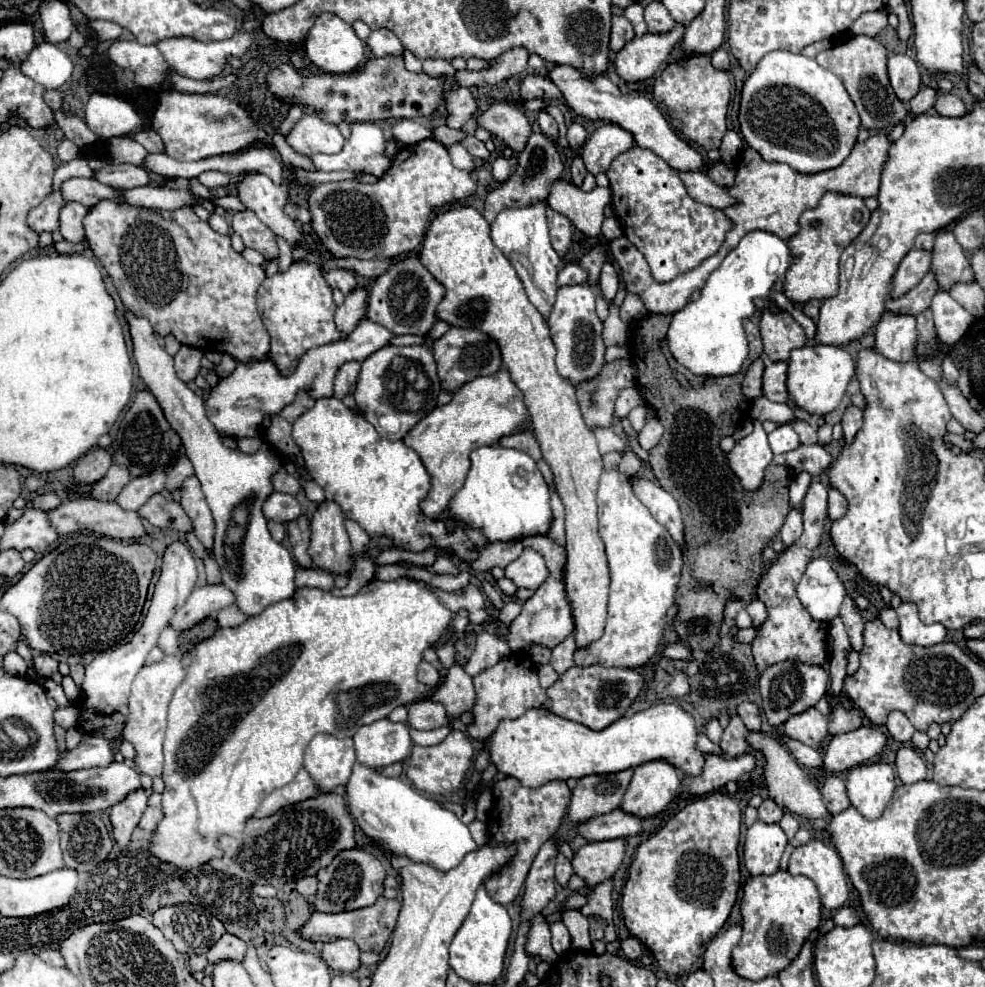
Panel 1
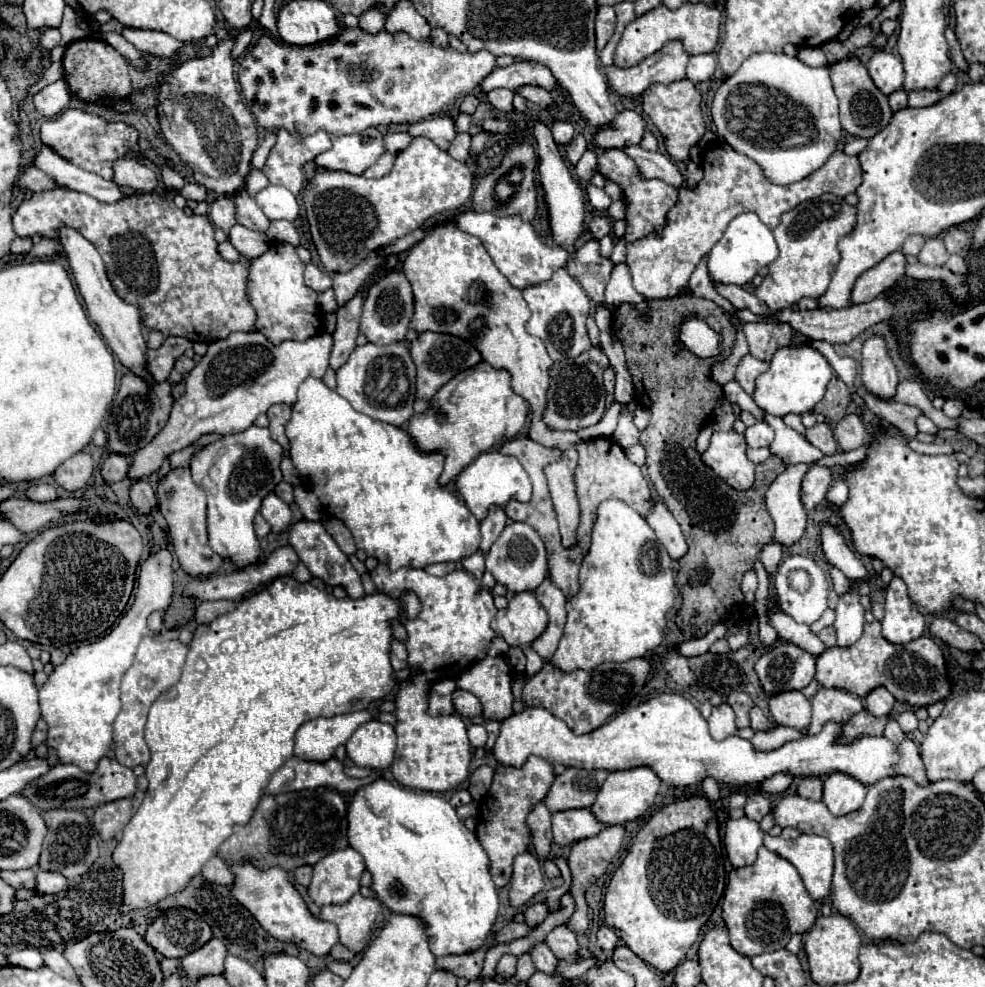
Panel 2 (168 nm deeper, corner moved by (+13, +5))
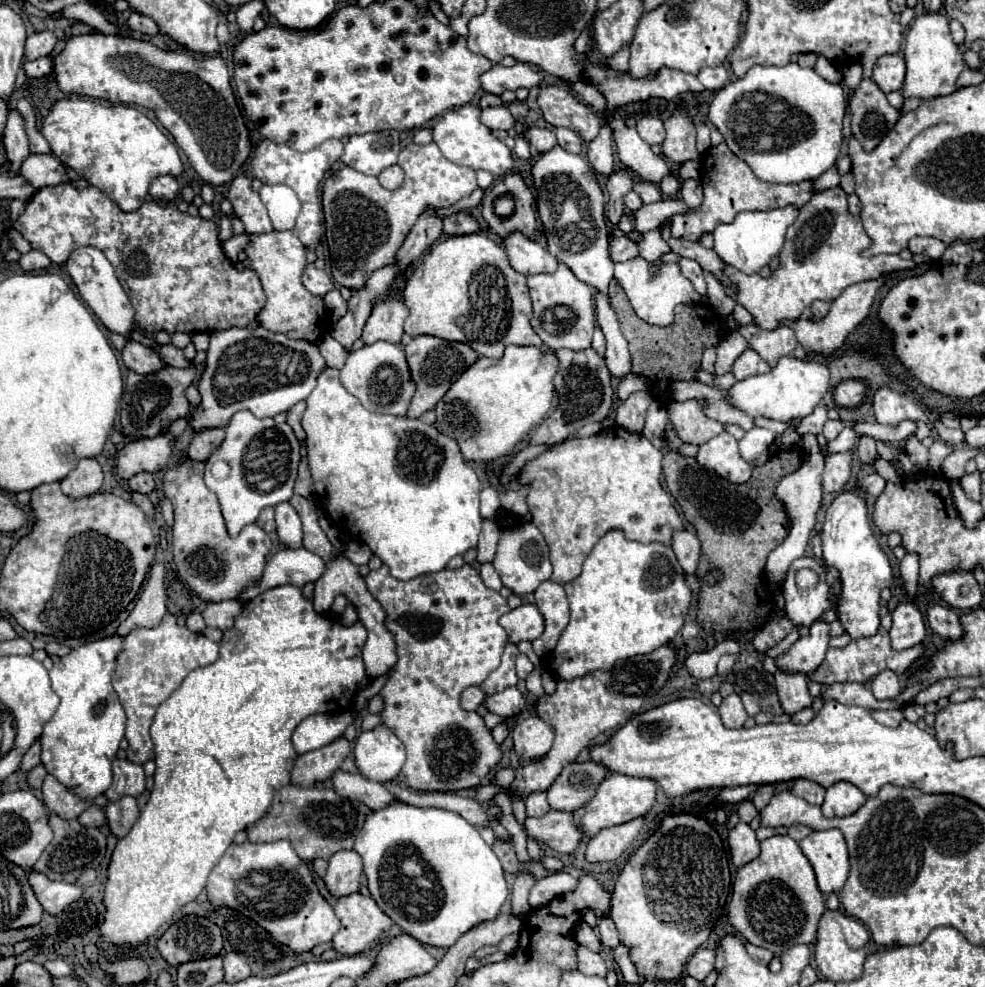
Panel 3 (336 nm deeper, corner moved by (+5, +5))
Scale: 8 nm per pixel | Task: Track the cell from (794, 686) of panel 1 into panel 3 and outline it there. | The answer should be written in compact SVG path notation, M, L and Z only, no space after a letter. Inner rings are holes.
M815 622L811 626L809 636L801 636L785 654L775 658L777 670L781 672L801 672L807 674L815 672L827 652L829 642L829 624Z

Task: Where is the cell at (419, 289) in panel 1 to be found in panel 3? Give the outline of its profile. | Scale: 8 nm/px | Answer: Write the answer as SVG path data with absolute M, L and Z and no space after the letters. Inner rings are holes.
M387 296L379 304L375 304L365 330L363 330L363 340L365 344L373 344L377 340L385 340L391 344L399 344L403 332L403 322L409 316L409 308L405 302L397 296Z

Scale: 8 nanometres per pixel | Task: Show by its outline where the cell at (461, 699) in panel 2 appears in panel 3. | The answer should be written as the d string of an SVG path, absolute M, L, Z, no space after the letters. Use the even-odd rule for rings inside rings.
M511 686L511 688L505 688L503 692L487 696L483 706L493 714L497 712L497 716L501 716L501 718L507 718L507 716L513 716L517 712L531 710L533 702L535 702L533 698L525 698L515 686Z

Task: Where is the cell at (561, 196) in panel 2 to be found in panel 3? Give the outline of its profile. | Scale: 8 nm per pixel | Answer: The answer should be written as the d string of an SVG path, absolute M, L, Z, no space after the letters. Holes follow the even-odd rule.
M555 146L539 156L531 174L537 190L537 208L543 220L549 252L567 264L581 282L587 282L597 292L605 292L607 296L609 282L613 280L613 262L609 258L603 192L595 172L581 156Z

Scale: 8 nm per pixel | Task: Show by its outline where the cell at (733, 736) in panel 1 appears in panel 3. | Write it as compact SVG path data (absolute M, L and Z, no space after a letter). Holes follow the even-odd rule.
M737 694L723 698L723 704L719 706L719 716L727 728L741 728L747 720L747 712L741 704L741 698Z

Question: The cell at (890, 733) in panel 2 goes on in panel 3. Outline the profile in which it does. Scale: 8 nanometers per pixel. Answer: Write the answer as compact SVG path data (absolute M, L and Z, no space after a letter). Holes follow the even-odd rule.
M881 710L881 712L873 712L873 716L879 724L891 726L891 728L897 728L901 724L901 720L905 720L901 710Z

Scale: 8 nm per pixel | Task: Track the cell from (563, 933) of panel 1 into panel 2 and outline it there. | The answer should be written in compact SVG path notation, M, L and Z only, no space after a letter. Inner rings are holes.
M557 926L553 932L547 936L547 946L553 950L553 954L563 960L563 962L579 962L579 944L573 932L565 926Z

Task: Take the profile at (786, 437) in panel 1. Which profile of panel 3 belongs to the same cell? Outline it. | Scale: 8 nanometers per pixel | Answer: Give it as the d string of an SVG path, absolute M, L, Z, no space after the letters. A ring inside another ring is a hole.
M753 428L745 434L745 438L739 442L739 450L741 450L741 456L751 462L755 460L761 452L765 452L775 440L775 434L767 428Z

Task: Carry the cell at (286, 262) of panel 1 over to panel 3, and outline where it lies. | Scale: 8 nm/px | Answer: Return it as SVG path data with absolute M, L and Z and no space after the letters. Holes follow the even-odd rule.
M241 174L233 178L229 186L227 200L233 204L235 216L243 222L245 232L249 234L265 234L273 230L269 214L257 192L251 190L251 178Z

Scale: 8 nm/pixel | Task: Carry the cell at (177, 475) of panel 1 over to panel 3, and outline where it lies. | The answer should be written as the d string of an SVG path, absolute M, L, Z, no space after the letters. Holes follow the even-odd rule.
M211 428L211 430L203 430L203 432L195 434L195 438L191 440L191 444L187 448L187 458L205 462L213 454L213 450L221 444L223 438L225 438L223 428Z

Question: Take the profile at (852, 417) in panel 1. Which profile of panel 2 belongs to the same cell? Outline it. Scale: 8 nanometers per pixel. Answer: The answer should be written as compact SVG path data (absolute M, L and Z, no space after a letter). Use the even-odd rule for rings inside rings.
M847 414L835 426L835 436L837 436L839 448L843 452L849 452L849 450L855 450L861 444L865 444L865 426L857 414Z

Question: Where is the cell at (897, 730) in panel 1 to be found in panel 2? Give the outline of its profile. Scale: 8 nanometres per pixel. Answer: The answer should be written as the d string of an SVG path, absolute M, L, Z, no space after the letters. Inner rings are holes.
M877 686L863 698L863 702L865 702L865 708L873 712L873 716L885 716L885 712L893 710L895 698L885 686Z

